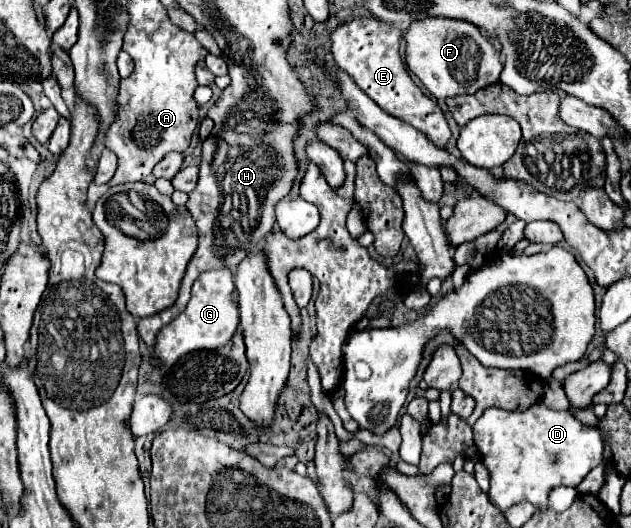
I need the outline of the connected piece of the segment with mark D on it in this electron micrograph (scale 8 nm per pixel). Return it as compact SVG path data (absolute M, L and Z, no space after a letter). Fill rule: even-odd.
M543 402L527 412L487 408L473 426L473 440L491 474L489 500L501 512L519 502L529 502L539 512L547 512L553 488L579 486L585 474L599 466L603 458L603 438L597 428L583 426L571 412L549 410Z

